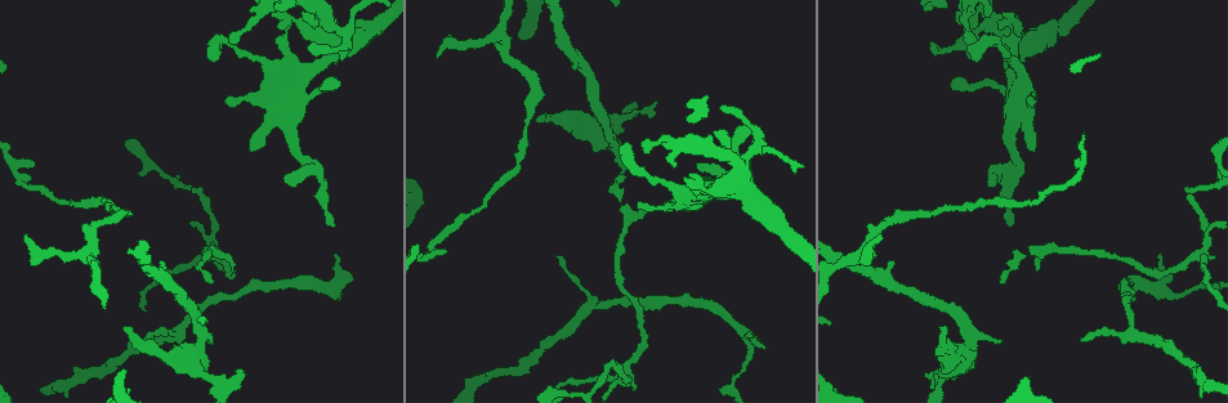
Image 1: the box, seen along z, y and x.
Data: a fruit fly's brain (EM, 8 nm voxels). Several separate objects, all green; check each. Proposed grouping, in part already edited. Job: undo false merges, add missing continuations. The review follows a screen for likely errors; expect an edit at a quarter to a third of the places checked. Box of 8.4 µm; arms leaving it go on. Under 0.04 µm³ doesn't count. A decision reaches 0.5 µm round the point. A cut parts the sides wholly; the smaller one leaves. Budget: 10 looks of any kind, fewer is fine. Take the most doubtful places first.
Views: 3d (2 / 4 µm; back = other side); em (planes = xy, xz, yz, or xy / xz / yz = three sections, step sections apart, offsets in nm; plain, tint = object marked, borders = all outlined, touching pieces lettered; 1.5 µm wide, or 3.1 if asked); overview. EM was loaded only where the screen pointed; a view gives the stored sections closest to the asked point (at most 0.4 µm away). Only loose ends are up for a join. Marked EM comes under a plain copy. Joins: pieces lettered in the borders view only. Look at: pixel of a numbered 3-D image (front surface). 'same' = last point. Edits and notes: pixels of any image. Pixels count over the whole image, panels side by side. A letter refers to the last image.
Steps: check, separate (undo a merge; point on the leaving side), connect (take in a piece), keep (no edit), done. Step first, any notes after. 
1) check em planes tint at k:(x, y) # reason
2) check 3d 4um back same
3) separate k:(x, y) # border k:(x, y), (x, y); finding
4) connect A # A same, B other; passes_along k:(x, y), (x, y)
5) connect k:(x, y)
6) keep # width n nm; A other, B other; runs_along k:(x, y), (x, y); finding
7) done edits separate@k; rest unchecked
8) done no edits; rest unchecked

check em xz step 8 borders at 1:(648, 152)

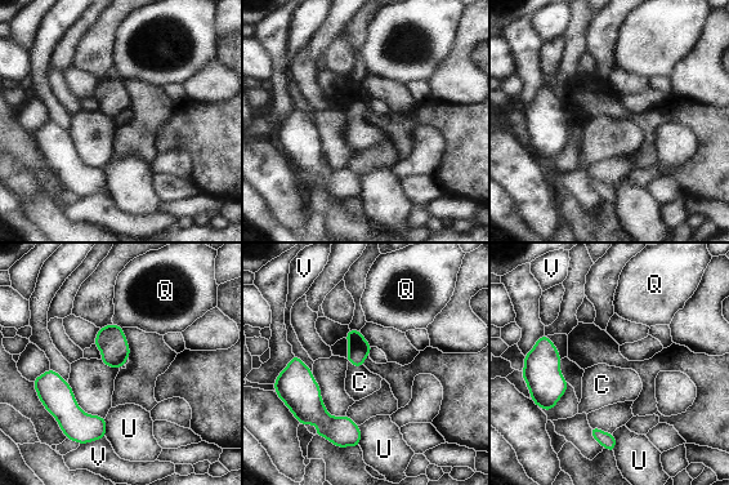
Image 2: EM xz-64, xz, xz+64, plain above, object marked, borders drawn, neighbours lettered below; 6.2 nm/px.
connect C # longest_contact V 170 nm; C same, Q other, U other, V other; passes_along 2:(359, 348), (356, 366), (359, 382); it goes on there

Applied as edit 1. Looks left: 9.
check overview # redraw

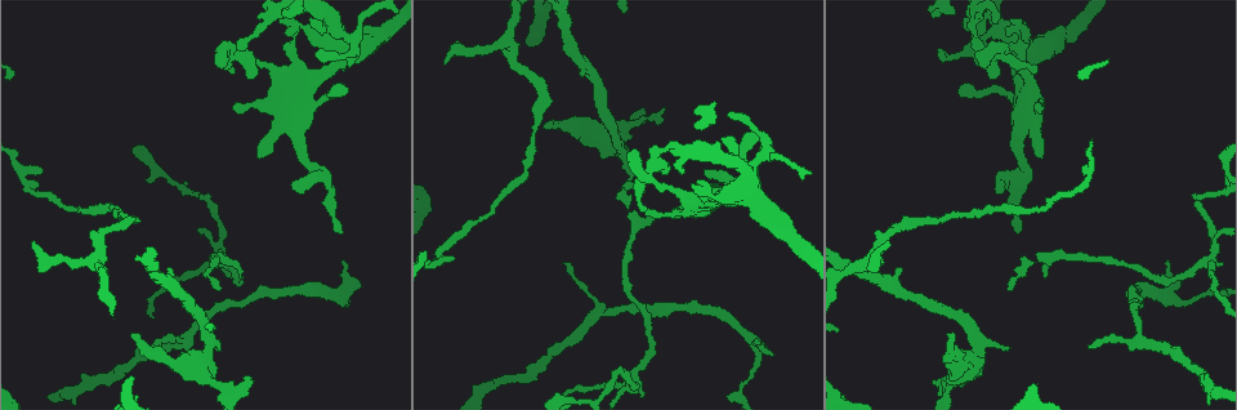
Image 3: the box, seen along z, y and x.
check em planes borders at 3:(887, 245) # free end

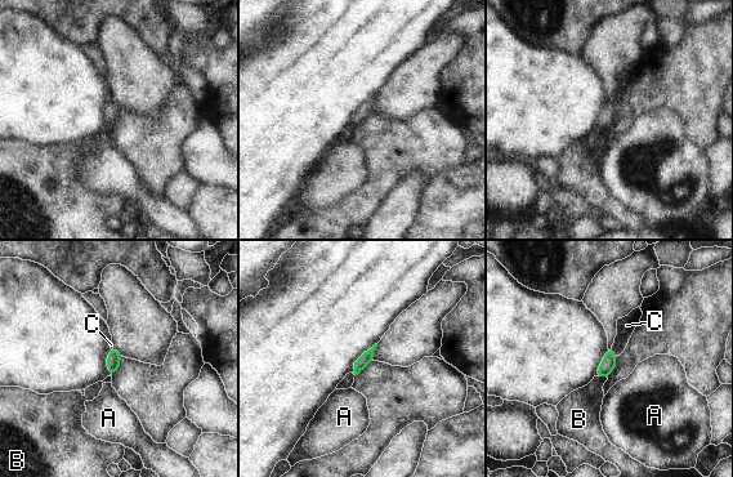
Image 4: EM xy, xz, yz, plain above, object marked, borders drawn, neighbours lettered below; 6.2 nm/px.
connect C # A other, B other, C same; passes_along 4:(609, 361), (615, 352), (626, 325); the cell continues

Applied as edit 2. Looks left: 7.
check overview

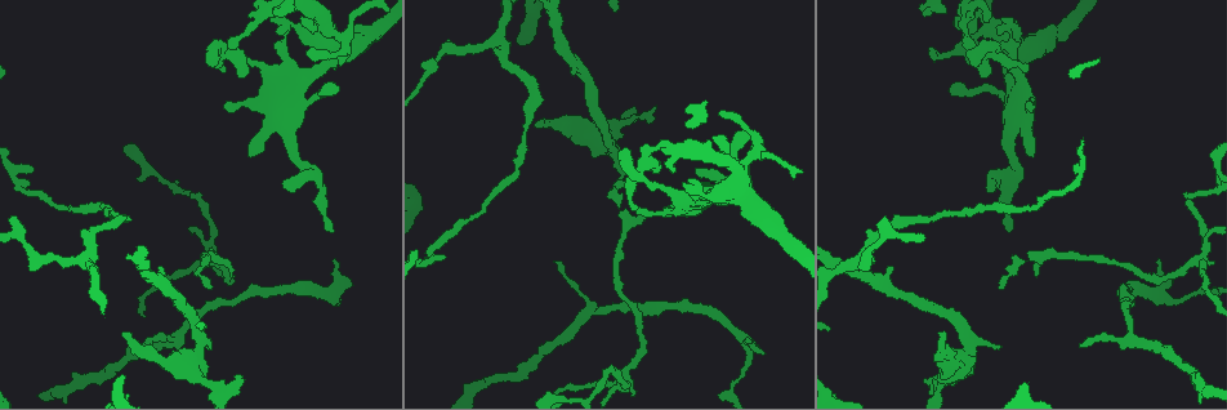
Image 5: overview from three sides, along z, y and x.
check em planes tint at 5:(242, 380) # an open end

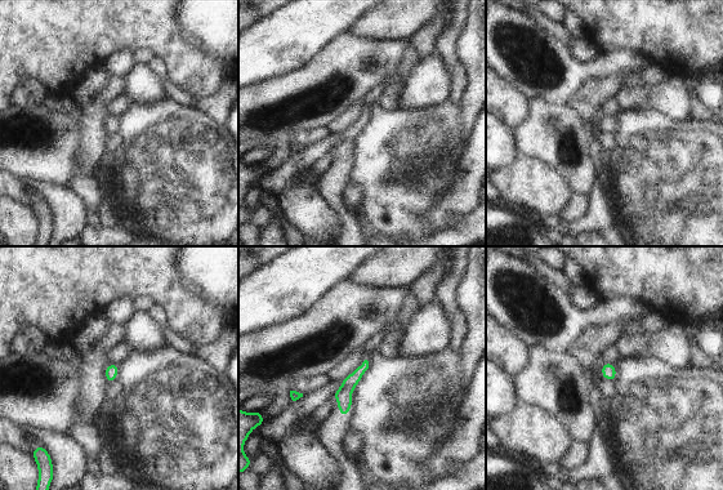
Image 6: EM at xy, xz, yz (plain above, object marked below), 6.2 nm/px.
check em planes borders same

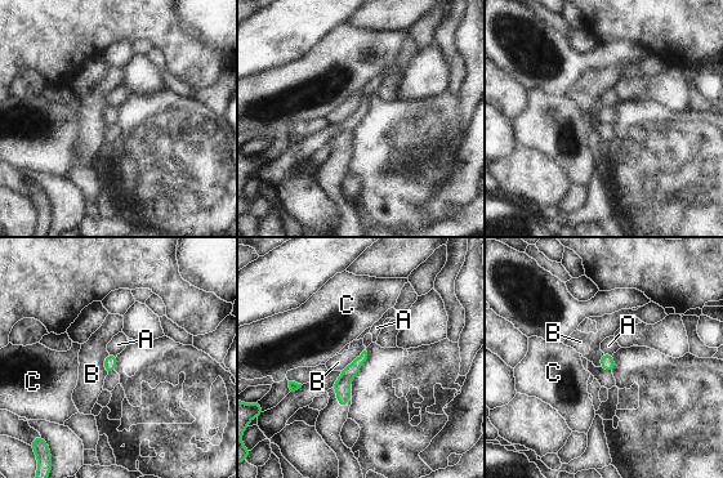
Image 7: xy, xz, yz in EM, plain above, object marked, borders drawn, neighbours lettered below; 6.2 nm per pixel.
keep # longest_contact B 220 nm; A other, B other, C other; runs_along 7:(364, 356), (343, 383), (342, 402); no lettered piece goes on from it

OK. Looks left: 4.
check 3d 4um back at 5:(1035, 276) # an open end

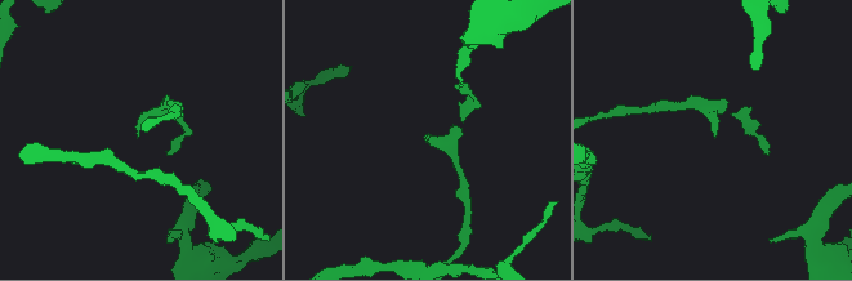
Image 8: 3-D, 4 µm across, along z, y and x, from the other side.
check em xz step 4 borders at 8:(713, 136) # now the EM

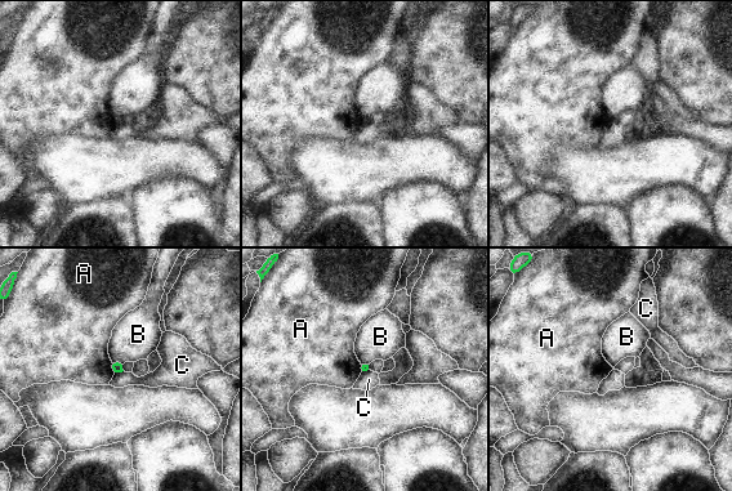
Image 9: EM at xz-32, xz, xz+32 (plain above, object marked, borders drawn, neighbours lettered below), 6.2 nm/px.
check em planes borders same

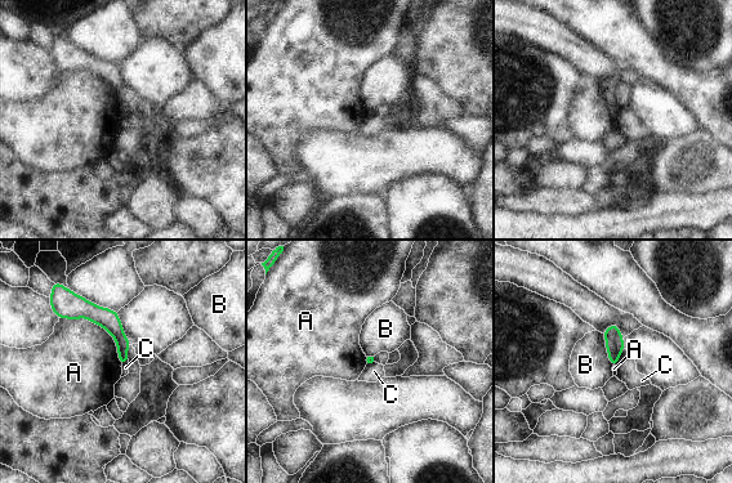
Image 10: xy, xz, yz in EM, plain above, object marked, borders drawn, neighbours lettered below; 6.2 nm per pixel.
keep # A other, B other, C other; no lettered piece goes on from it

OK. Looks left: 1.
done edits connect@2, connect@4; rest unchecked

